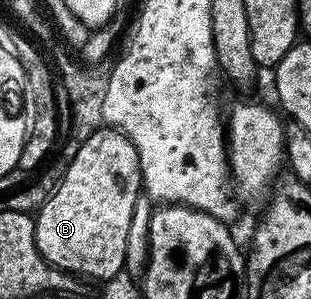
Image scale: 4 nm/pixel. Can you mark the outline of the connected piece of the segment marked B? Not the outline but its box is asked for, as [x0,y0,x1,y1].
[34,127,142,283]

